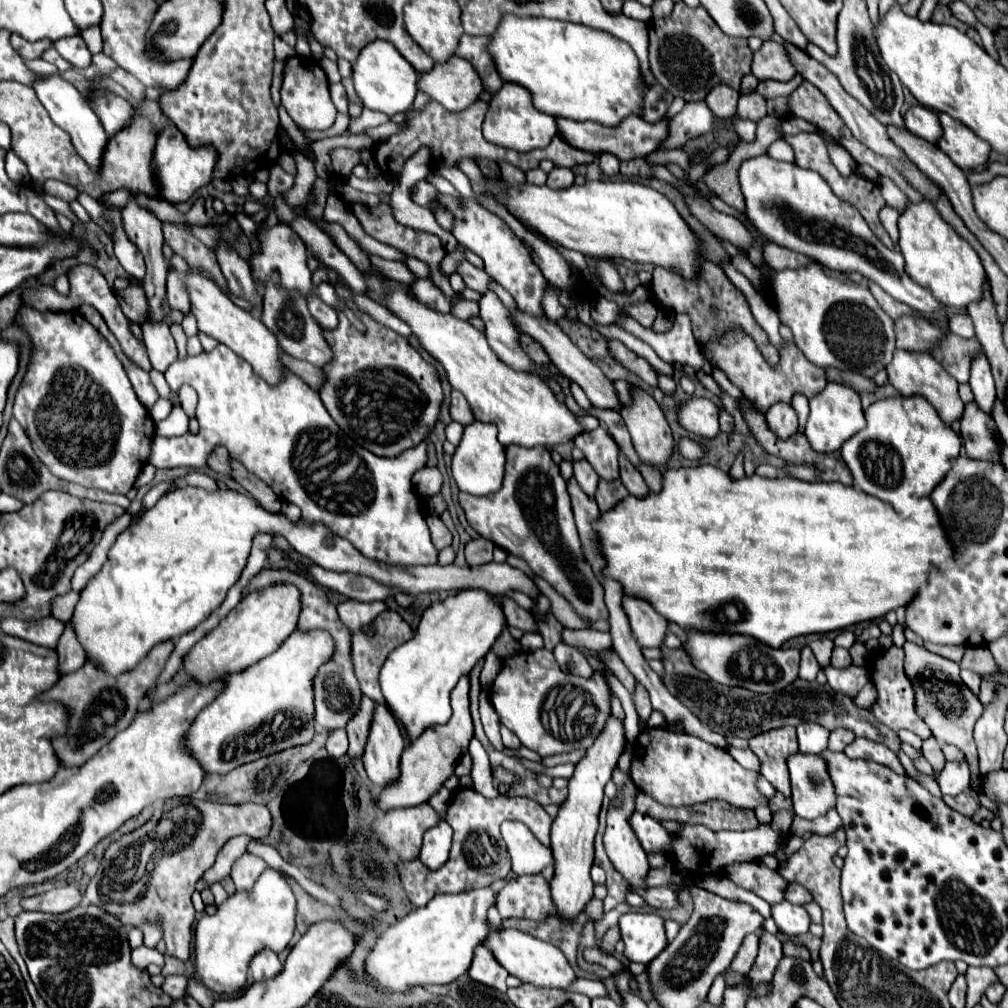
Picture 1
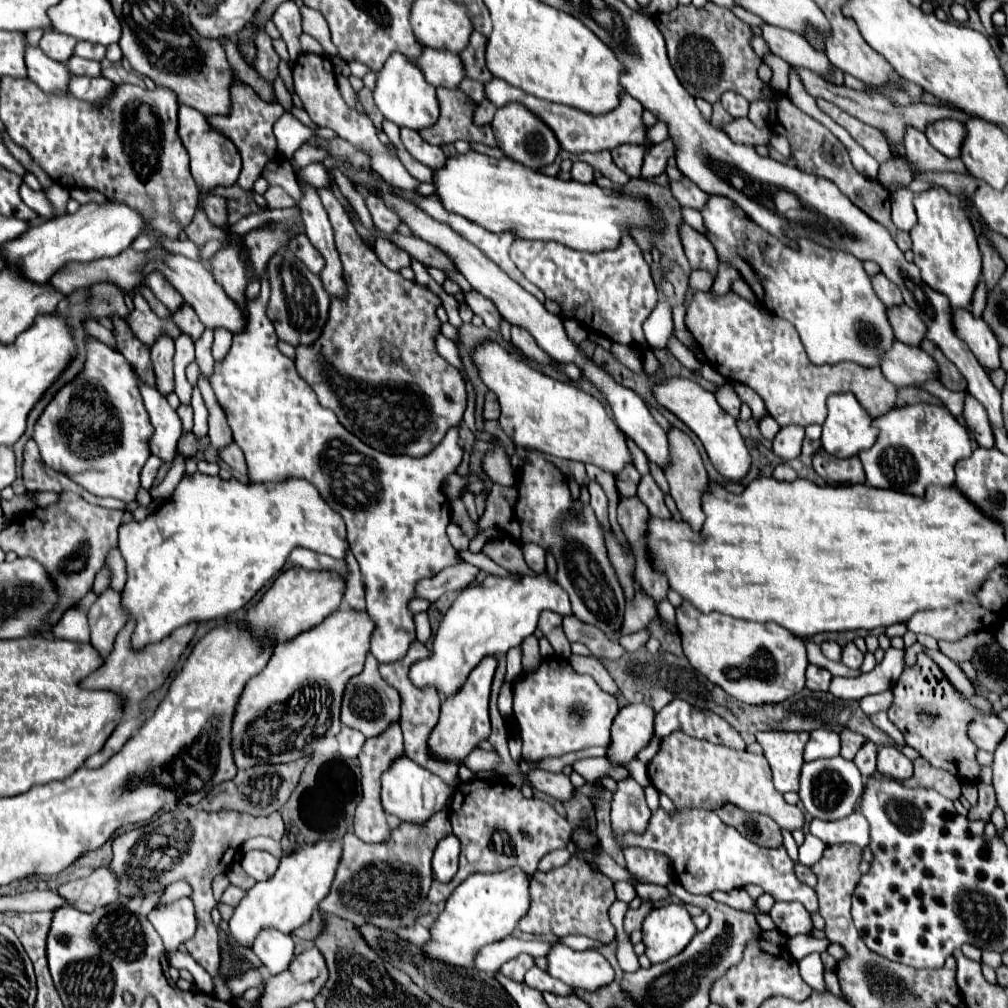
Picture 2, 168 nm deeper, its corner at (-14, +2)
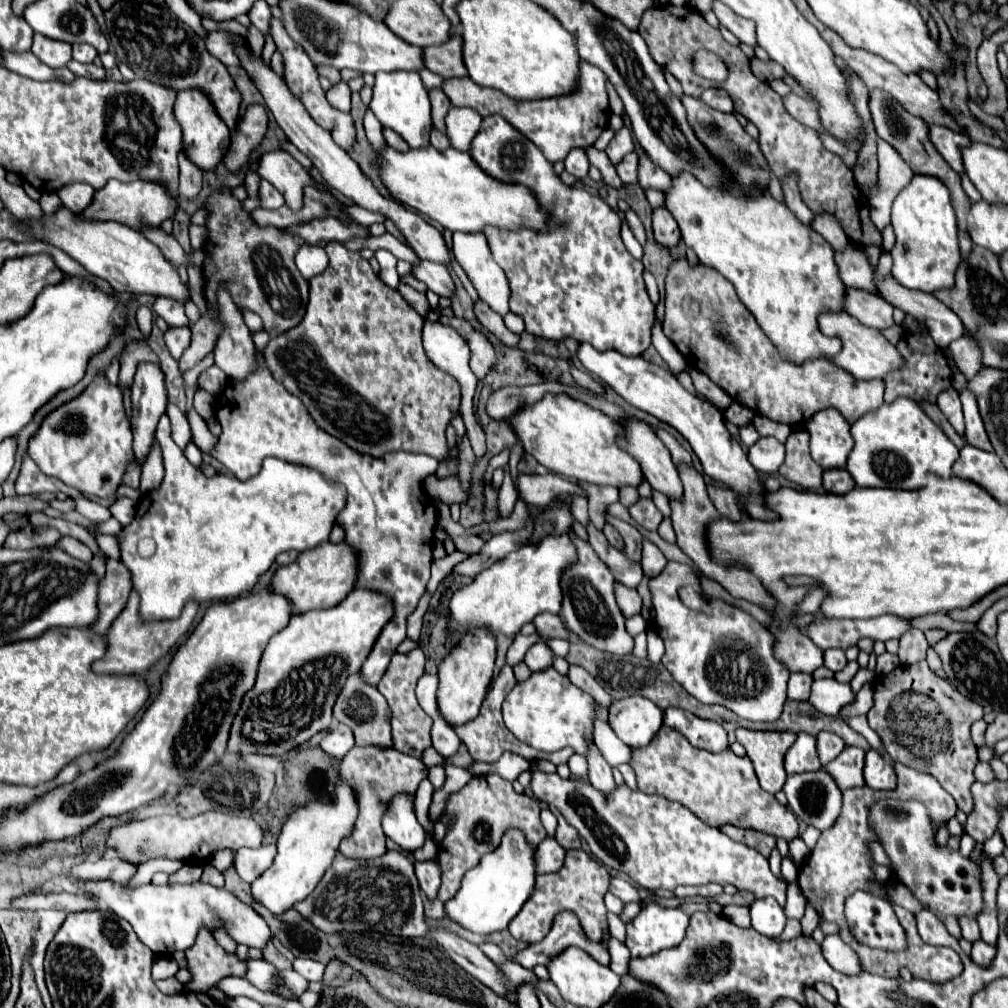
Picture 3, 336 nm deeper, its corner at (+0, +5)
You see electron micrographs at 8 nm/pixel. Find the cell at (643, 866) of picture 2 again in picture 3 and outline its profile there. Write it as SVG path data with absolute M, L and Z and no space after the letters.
M568 850L564 866L554 874L540 874L536 880L536 894L524 904L524 910L510 922L508 930L516 940L536 944L546 938L546 934L552 928L554 916L562 910L572 910L578 918L582 918L582 928L586 936L592 942L602 942L604 932L608 928L606 920L606 906L604 906L604 894L608 890L610 876L606 868L596 862L588 852L584 850Z

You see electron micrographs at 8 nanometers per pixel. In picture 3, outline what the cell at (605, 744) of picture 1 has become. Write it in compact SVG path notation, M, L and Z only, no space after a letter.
M628 696L610 706L610 726L616 736L632 746L648 746L662 728L664 710L642 696Z

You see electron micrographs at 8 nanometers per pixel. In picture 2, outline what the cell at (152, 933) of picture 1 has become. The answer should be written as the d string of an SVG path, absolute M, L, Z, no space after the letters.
M176 881L176 883L172 883L172 885L168 885L168 887L164 889L164 895L160 897L158 907L168 905L168 903L174 903L174 901L178 901L178 899L182 899L182 897L188 897L188 893L190 893L190 887L184 885L184 881Z

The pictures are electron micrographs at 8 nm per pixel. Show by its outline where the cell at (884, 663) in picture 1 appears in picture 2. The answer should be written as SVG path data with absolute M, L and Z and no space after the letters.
M918 653L916 663L904 669L900 679L892 687L892 693L894 703L888 709L888 719L902 731L906 743L934 767L942 767L954 773L956 777L960 777L960 781L978 779L980 765L974 757L976 745L966 737L966 725L976 711L992 713L992 705L980 695L972 701L958 697L958 693L954 693L954 687L950 687L946 677L942 677L942 673L938 671L938 665L934 665L934 661L930 661L924 653Z

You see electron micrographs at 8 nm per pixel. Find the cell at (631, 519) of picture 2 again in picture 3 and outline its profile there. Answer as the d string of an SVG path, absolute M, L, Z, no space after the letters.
M604 526L604 536L606 536L606 540L608 540L614 548L624 550L624 540L622 540L622 536L618 534L618 530L612 530L612 526Z

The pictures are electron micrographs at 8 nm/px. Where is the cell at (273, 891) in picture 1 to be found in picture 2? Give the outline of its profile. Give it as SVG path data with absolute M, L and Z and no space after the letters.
M318 841L310 847L300 847L292 855L282 857L280 867L272 879L264 883L256 883L250 891L246 891L246 897L234 909L234 915L228 923L230 933L226 943L228 943L228 955L232 965L246 961L236 947L250 949L260 931L280 929L282 933L294 933L302 923L310 921L312 913L318 909L318 903L330 891L336 865L340 861L340 853L342 853L340 841Z

